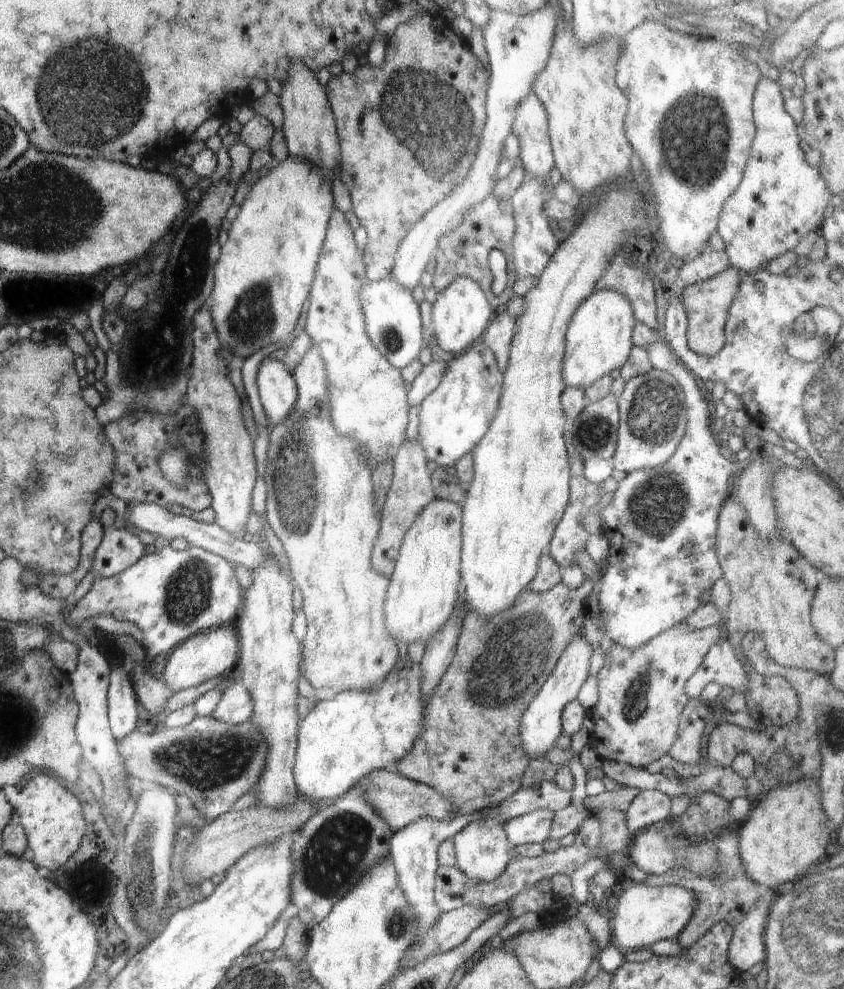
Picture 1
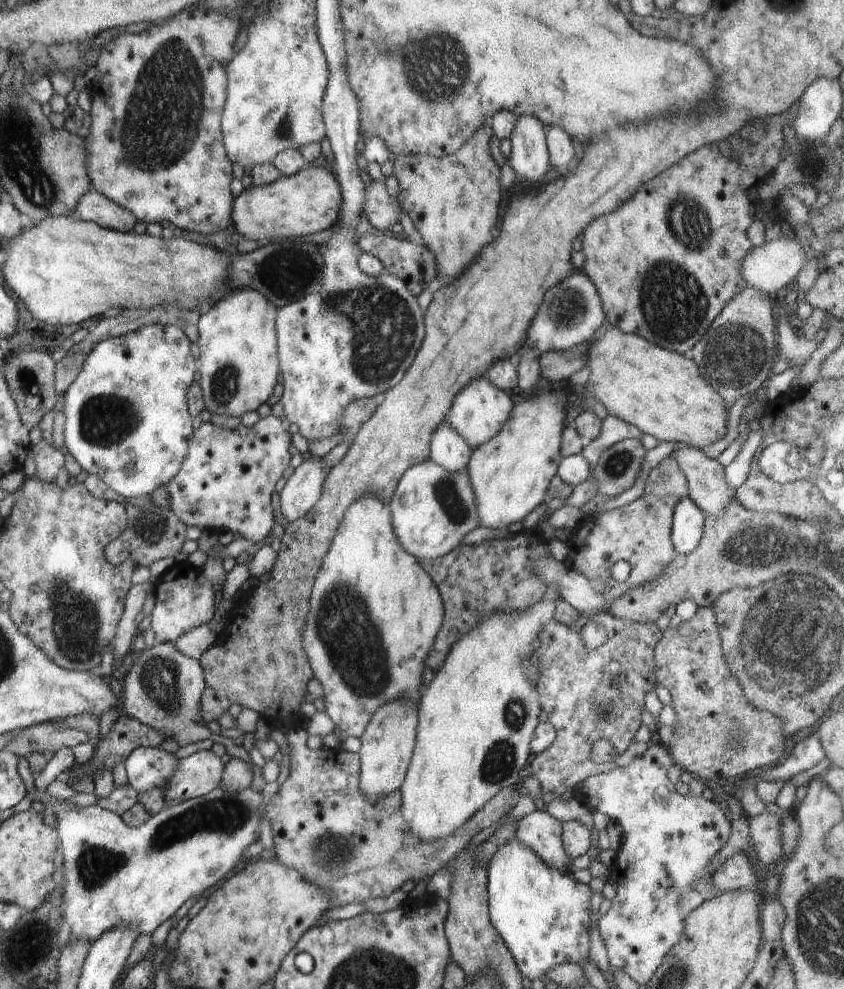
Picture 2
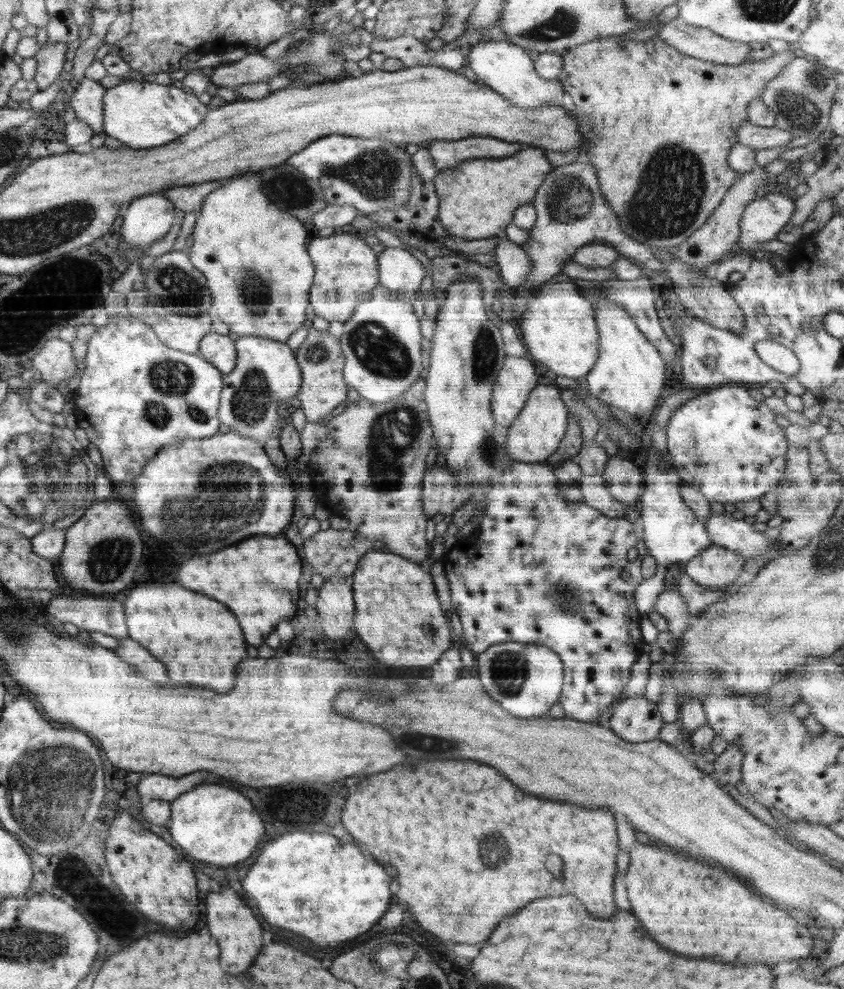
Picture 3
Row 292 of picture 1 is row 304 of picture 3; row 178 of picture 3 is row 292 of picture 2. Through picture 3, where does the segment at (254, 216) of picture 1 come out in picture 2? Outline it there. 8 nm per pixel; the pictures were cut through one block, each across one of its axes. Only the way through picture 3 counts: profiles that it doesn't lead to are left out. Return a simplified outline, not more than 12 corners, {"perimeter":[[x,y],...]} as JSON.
{"perimeter":[[234,290],[198,319],[199,385],[238,416],[278,384],[276,306]]}

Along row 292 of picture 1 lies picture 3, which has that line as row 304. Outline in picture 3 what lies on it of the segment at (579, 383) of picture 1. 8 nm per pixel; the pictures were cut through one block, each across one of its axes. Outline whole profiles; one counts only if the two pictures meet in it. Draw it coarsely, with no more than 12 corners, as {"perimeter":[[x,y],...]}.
{"perimeter":[[598,300],[589,393],[647,422],[669,368],[634,319]]}

